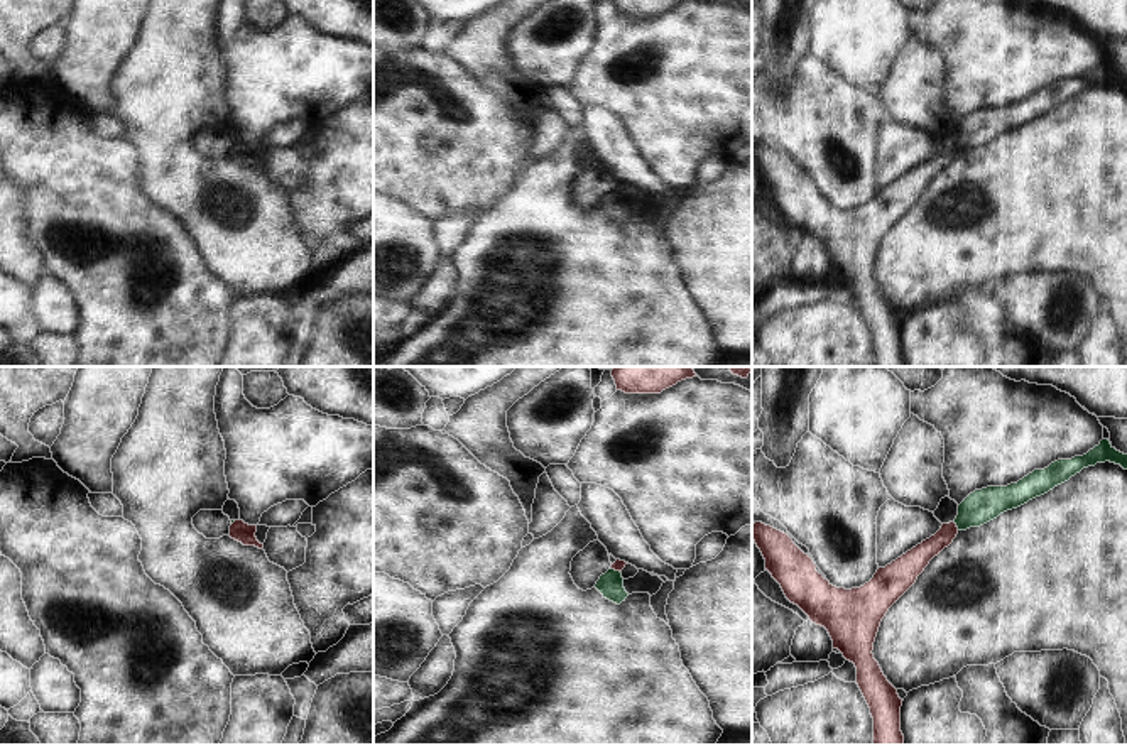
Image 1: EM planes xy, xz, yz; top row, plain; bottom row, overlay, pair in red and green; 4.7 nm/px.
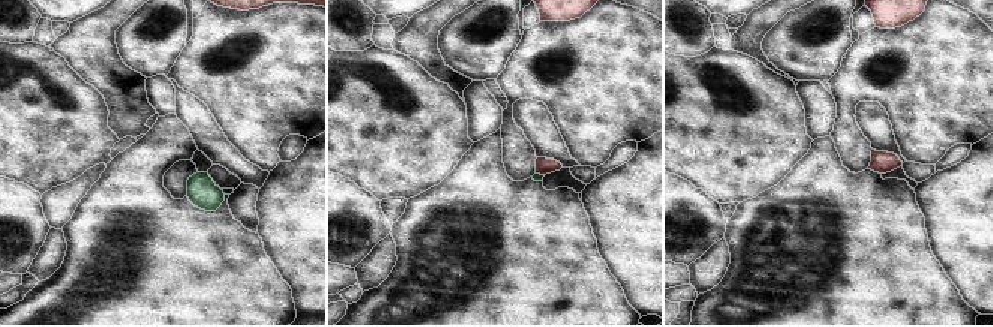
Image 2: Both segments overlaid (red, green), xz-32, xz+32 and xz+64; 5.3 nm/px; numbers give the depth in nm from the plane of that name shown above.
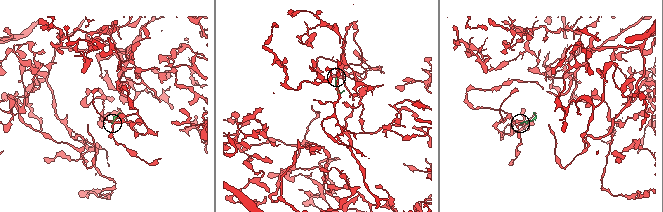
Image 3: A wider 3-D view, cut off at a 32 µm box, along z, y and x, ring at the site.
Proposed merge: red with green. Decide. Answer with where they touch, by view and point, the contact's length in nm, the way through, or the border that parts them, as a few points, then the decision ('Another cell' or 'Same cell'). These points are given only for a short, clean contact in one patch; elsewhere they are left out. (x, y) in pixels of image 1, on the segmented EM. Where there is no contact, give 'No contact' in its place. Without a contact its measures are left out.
Touches red at yz (955, 526). Shared border 50 nm. Boundary: yz (953, 521), (958, 529). Another cell

